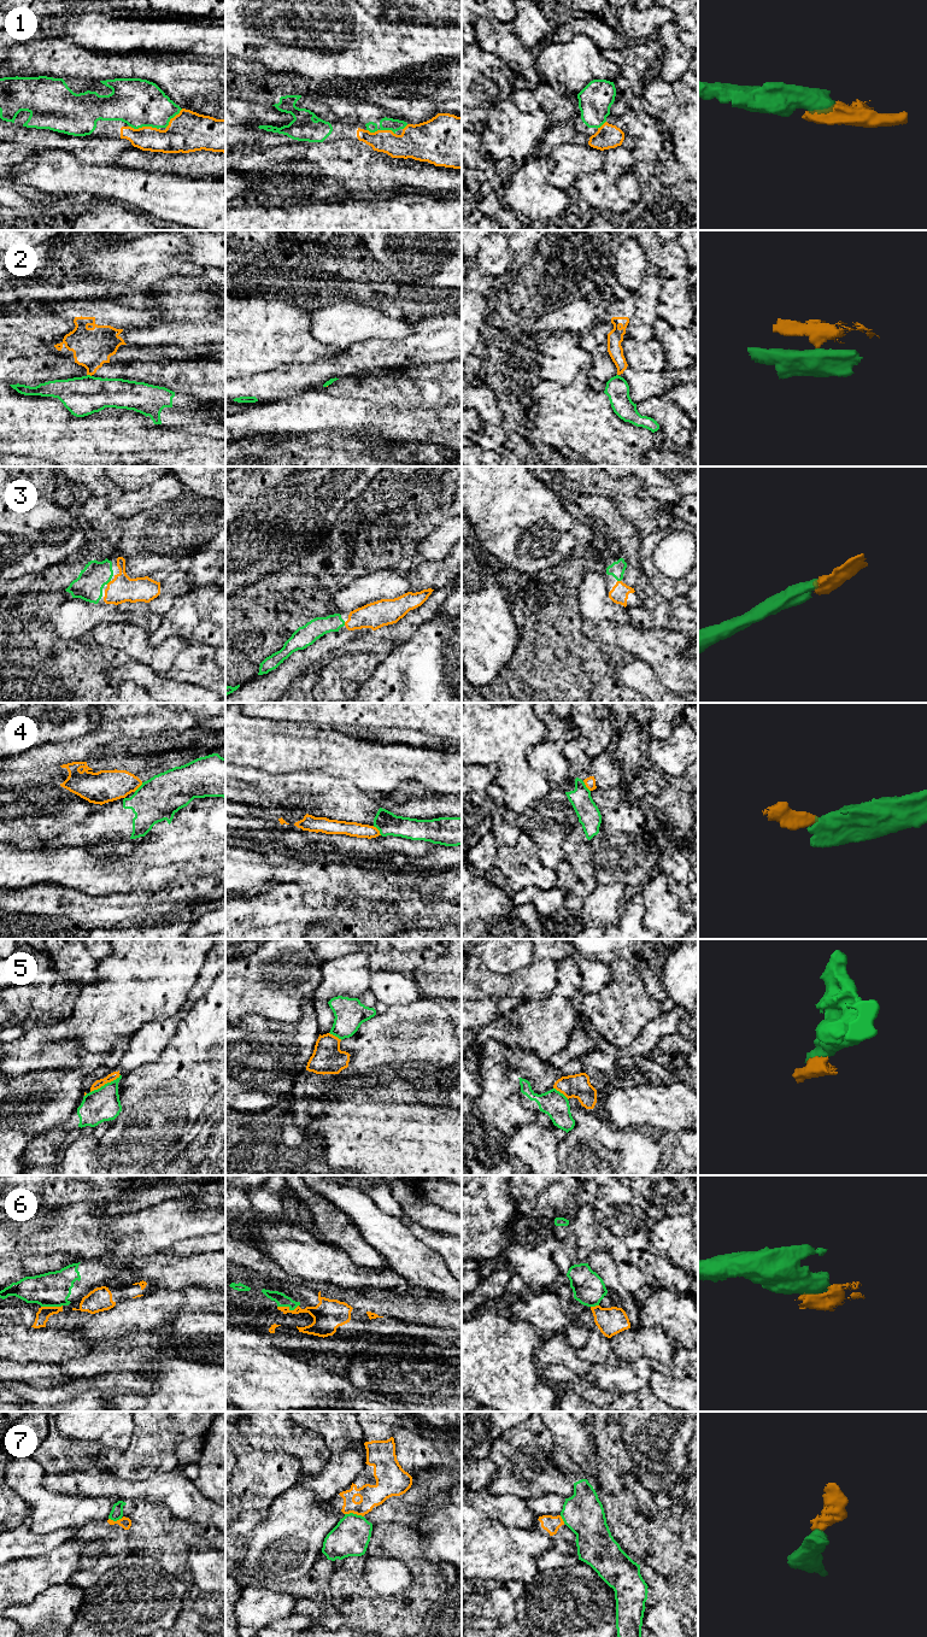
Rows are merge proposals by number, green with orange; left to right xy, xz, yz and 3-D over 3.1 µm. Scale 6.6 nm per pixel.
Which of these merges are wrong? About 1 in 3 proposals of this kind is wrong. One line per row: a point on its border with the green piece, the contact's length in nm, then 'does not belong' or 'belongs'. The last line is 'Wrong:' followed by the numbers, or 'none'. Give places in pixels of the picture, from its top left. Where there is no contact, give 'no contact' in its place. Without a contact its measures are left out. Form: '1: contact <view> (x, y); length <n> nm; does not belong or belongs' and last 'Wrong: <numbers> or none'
1: contact xy (144, 125); length 200 nm; belongs
2: contact xy (89, 375); length 40 nm; does not belong
3: contact xy (107, 582); length 40 nm; belongs
4: contact xz (377, 828); length 90 nm; does not belong
5: contact xy (105, 1084); length 240 nm; does not belong
6: contact xz (287, 1306); length 140 nm; does not belong
7: contact xz (355, 1514); length 130 nm; does not belong
Wrong: 2, 4, 5, 6, 7

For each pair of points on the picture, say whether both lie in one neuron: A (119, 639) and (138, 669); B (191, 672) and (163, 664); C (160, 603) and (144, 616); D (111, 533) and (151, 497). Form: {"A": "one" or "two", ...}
{"A": "two", "B": "two", "C": "two", "D": "two"}

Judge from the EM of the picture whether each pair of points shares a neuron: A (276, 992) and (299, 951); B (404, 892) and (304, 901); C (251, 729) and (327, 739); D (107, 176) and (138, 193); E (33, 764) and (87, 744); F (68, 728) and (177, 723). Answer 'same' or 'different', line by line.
A: same
B: different
C: same
D: same
E: same
F: different

